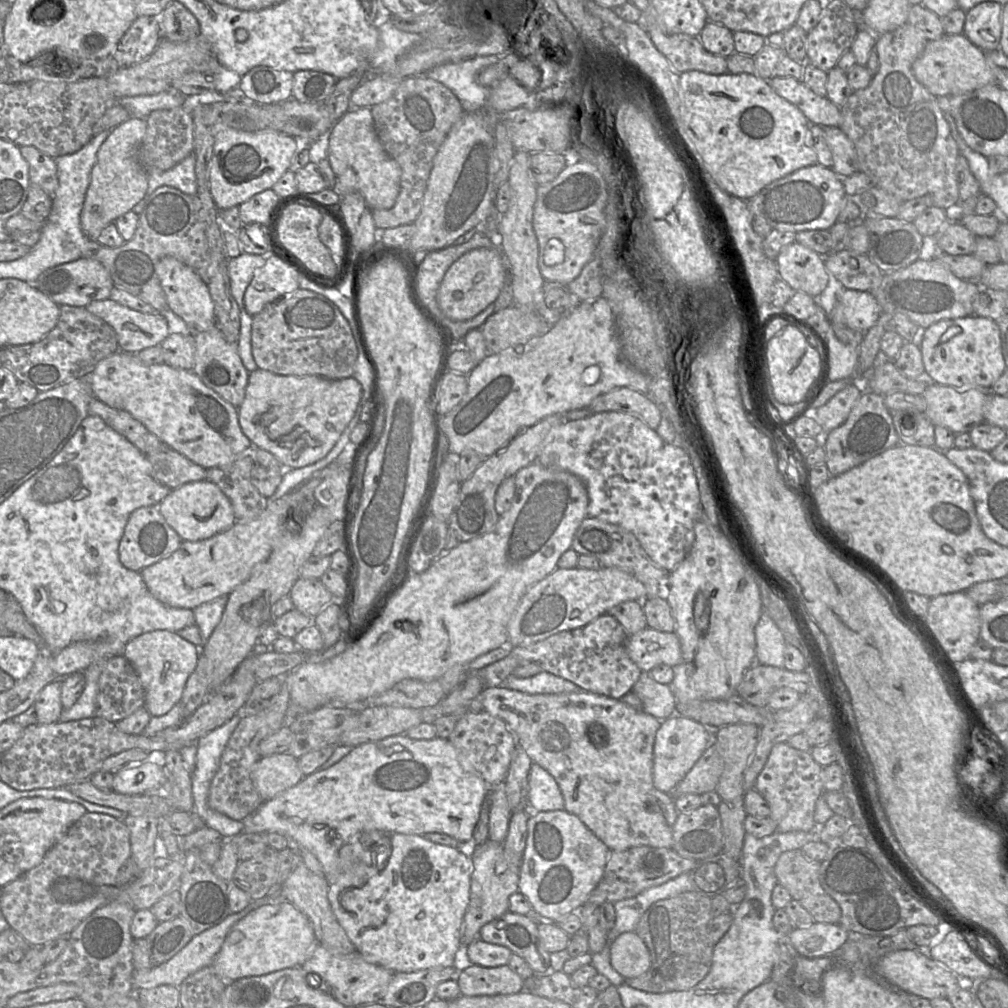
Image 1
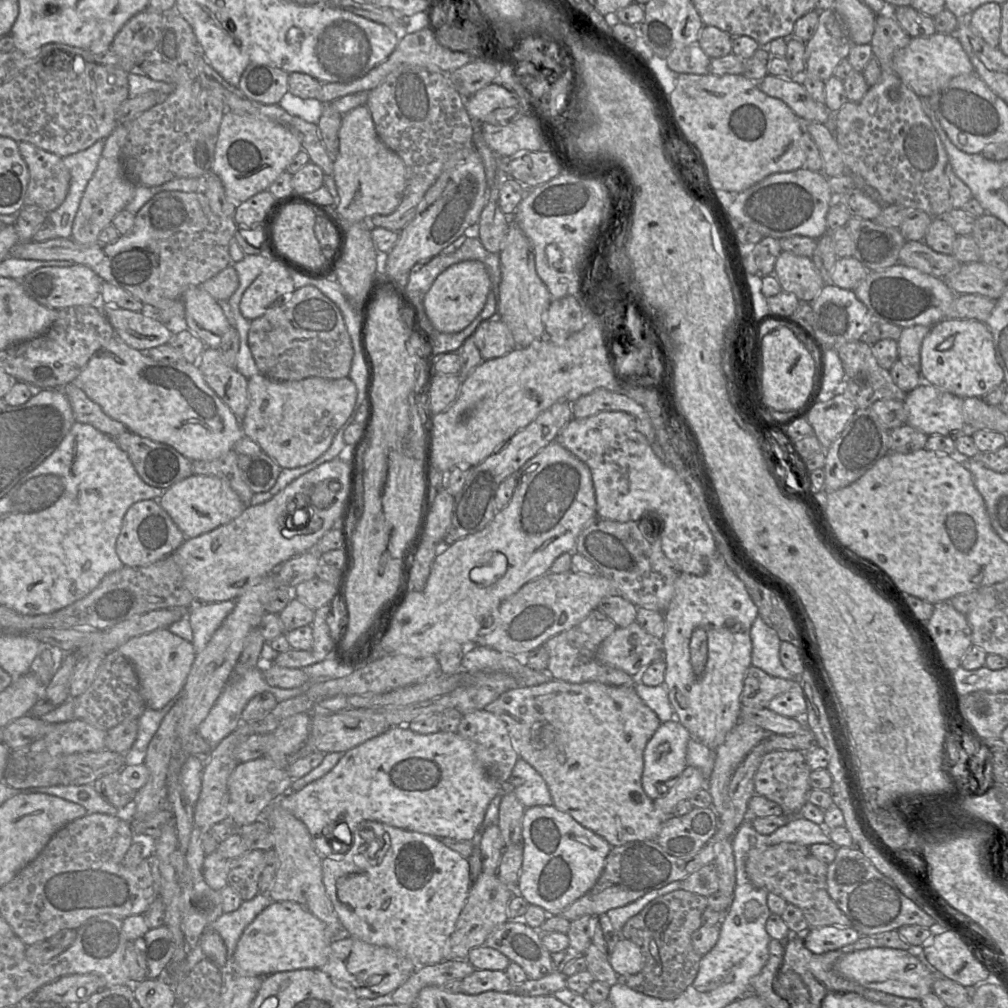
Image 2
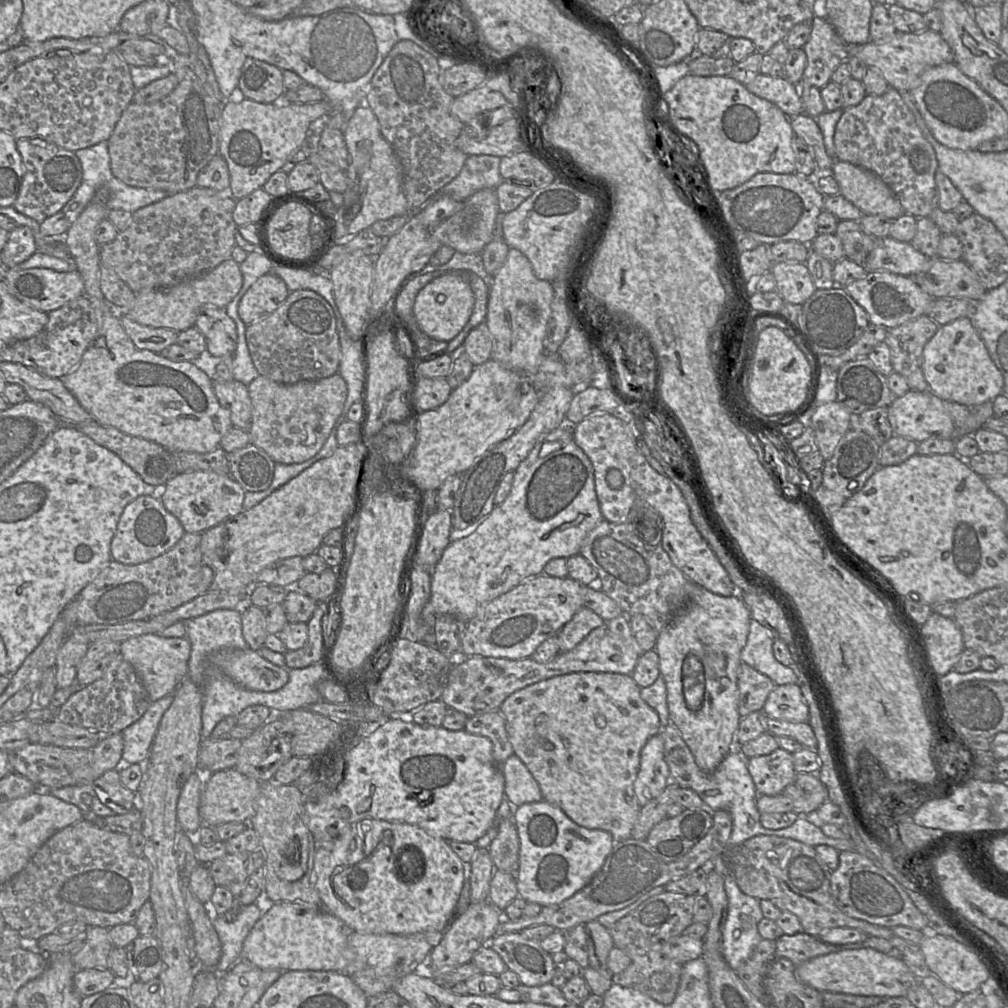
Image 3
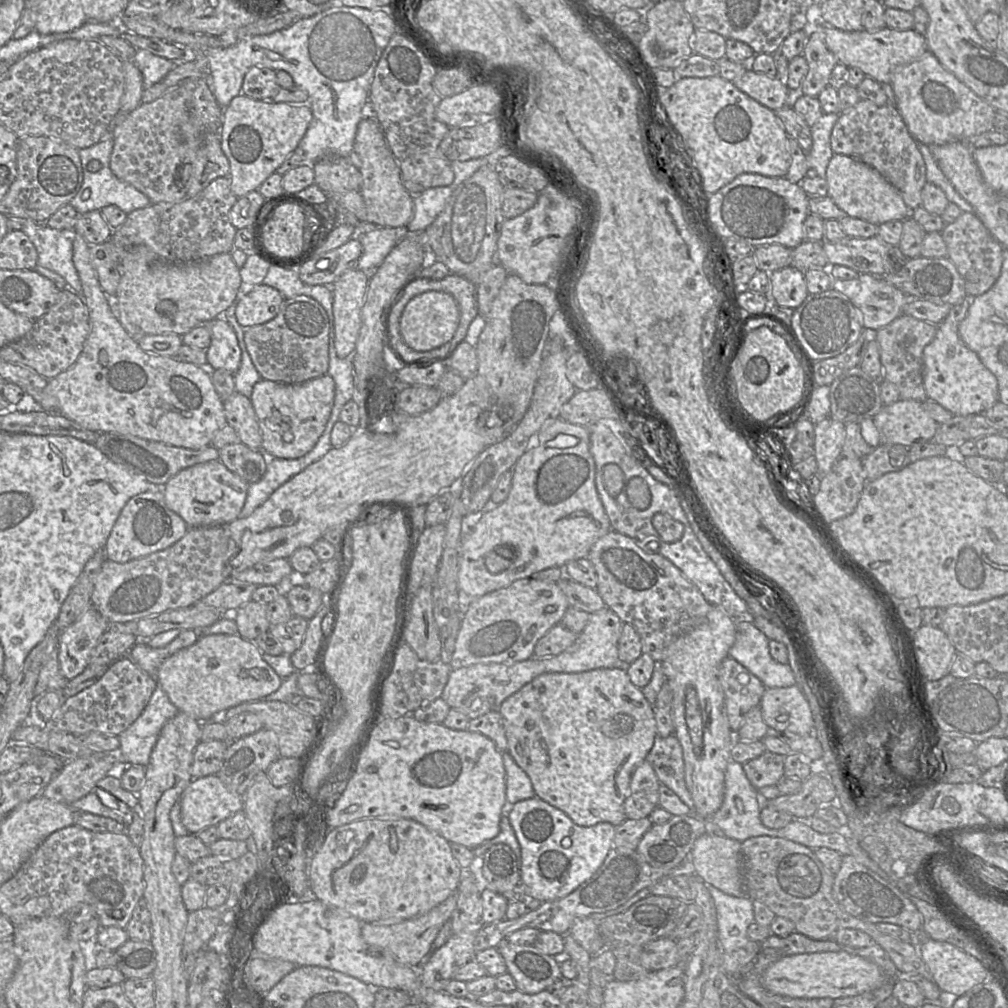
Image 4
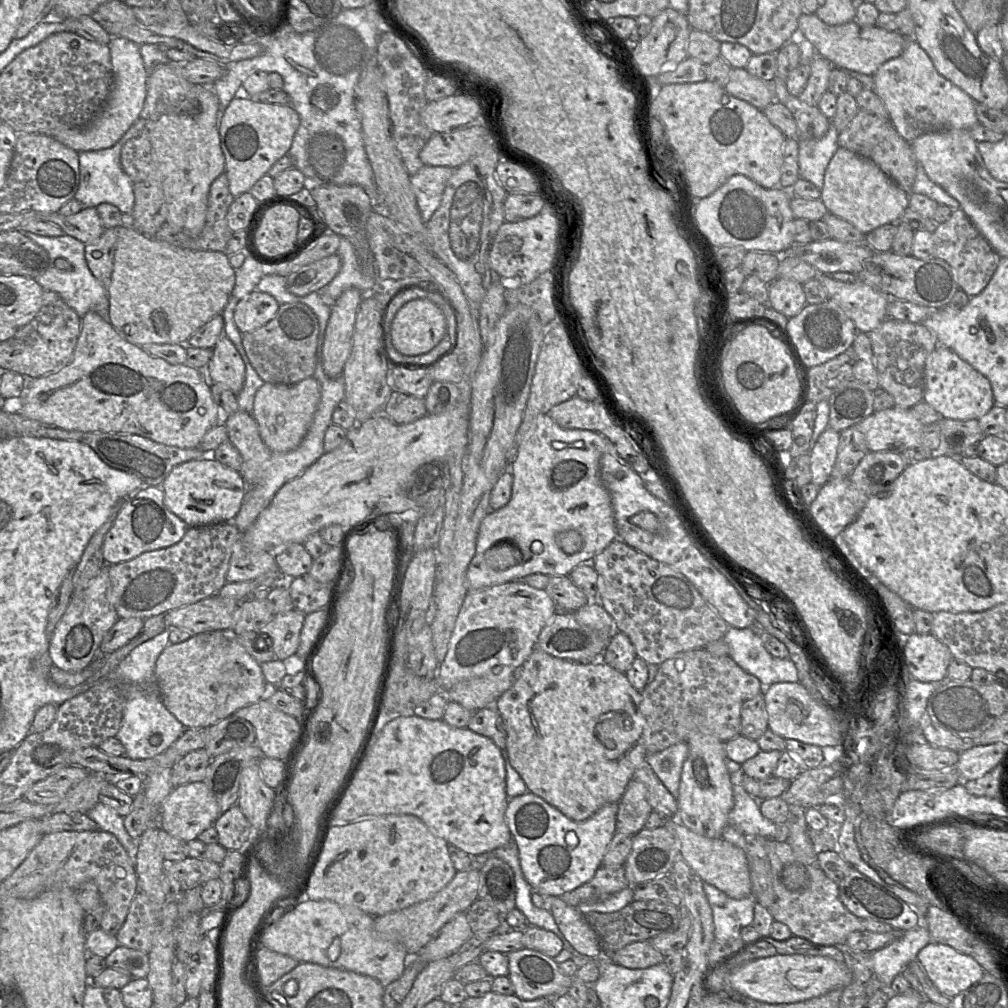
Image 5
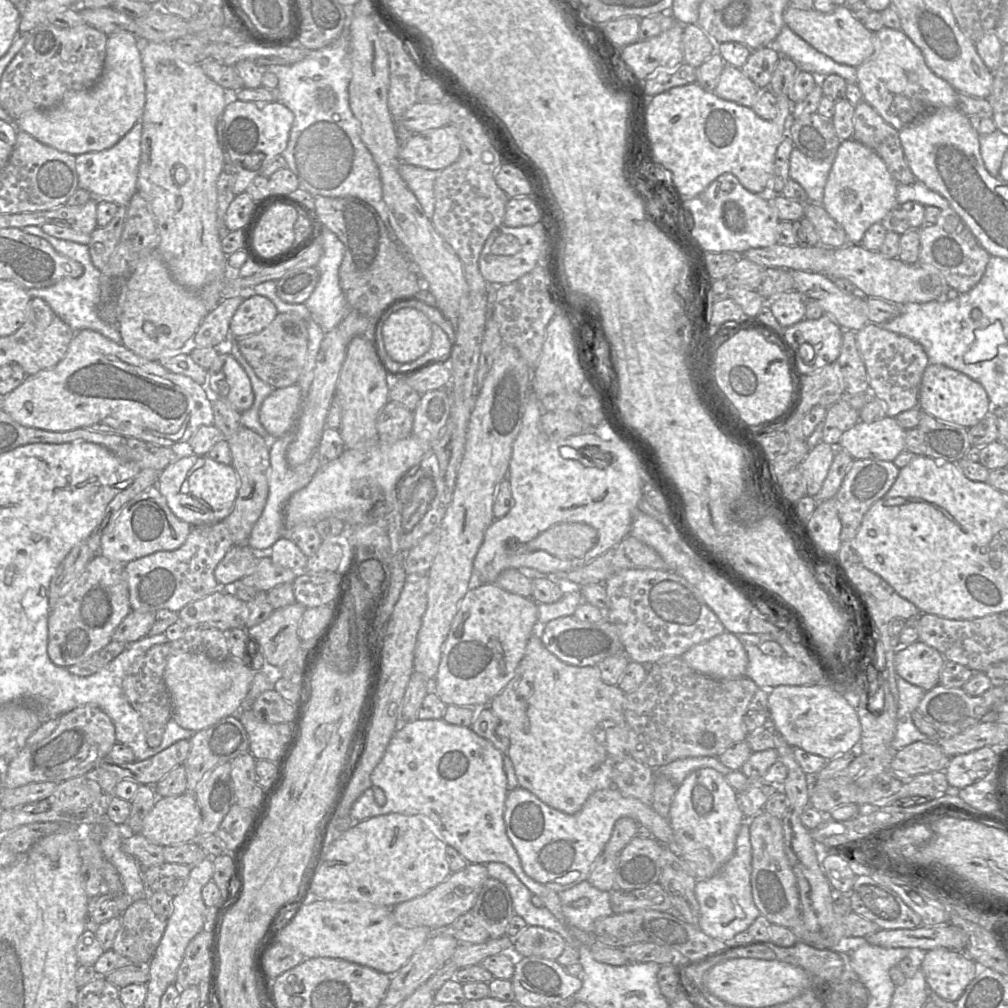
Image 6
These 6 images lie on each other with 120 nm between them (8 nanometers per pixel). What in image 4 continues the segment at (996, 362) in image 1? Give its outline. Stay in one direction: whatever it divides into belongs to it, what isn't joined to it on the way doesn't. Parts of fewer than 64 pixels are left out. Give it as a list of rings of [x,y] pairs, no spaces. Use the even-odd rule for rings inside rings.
[[[970,299],[952,305],[948,316],[937,325],[934,339],[923,350],[923,383],[927,400],[937,402],[954,416],[984,413],[999,401],[996,376],[959,336],[958,328],[967,315]]]

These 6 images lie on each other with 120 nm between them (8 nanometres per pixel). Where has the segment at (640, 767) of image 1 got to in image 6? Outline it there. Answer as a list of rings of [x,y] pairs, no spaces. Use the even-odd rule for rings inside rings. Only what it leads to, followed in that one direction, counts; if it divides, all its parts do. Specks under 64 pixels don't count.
[[[534,632],[528,640],[525,654],[515,671],[514,677],[502,692],[490,702],[490,709],[502,724],[500,727],[501,735],[507,736],[510,740],[507,755],[513,763],[519,786],[533,793],[546,805],[571,815],[580,811],[593,792],[612,787],[614,764],[620,758],[628,755],[627,742],[629,738],[629,727],[624,717],[624,702],[625,693],[617,685],[606,684],[601,678],[601,673],[597,665],[578,667],[562,662],[546,649],[538,633]]]

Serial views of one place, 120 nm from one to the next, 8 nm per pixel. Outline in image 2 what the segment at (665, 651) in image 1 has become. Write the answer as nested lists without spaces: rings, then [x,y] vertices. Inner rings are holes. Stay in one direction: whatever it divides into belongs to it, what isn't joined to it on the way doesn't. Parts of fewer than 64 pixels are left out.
[[[633,622],[627,627],[617,627],[616,630],[607,637],[597,650],[597,659],[606,665],[618,668],[629,675],[638,678],[640,673],[651,663],[663,659],[663,641],[647,631],[637,622]]]

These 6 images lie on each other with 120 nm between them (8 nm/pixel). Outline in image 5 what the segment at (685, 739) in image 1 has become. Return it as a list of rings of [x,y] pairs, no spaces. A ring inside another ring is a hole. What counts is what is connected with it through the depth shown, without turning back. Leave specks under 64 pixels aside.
[[[631,779],[618,802],[616,832],[634,836],[644,828],[652,812],[647,801],[647,789],[642,782]]]

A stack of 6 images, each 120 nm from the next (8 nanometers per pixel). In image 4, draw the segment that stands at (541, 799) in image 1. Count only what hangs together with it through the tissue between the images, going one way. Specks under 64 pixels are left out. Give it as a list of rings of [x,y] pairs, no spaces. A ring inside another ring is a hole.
[[[502,752],[506,773],[506,801],[510,805],[536,796],[526,772],[515,762],[509,752]]]

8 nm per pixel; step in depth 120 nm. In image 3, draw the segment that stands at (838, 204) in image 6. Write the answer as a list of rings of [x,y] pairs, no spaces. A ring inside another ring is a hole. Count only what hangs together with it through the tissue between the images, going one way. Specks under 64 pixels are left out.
[[[835,160],[832,175],[837,181],[840,194],[858,207],[864,215],[884,215],[897,219],[905,213],[899,199],[889,186],[875,173],[849,162]]]

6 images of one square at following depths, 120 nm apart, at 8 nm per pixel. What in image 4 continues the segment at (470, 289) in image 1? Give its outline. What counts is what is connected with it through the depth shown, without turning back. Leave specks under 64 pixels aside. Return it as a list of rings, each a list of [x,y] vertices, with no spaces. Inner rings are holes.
[[[428,291],[412,298],[397,318],[403,342],[414,351],[426,352],[450,343],[459,325],[460,313],[454,298],[444,292]]]

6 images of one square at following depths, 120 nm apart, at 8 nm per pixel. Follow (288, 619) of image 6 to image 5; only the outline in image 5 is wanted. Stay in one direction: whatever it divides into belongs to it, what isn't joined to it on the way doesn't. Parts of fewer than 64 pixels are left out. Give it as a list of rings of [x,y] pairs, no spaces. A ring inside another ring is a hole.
[[[296,609],[277,614],[258,630],[271,638],[277,660],[284,661],[296,653],[305,615]]]

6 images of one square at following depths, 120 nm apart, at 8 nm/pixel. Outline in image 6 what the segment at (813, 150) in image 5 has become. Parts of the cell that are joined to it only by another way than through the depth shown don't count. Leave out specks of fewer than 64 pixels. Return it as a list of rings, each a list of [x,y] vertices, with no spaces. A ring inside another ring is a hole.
[[[793,148],[789,177],[803,187],[809,202],[822,205],[825,185],[835,157],[836,152],[832,152],[825,159],[814,160]]]

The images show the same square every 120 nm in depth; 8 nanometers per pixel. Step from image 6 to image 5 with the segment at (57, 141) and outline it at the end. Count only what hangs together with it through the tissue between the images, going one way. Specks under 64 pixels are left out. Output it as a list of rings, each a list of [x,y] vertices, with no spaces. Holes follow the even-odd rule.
[[[112,37],[108,46],[113,71],[113,83],[104,106],[97,116],[86,126],[66,128],[59,130],[55,135],[50,135],[76,152],[101,150],[113,146],[140,117],[144,106],[147,91],[147,72],[139,52],[139,45],[124,37]]]

